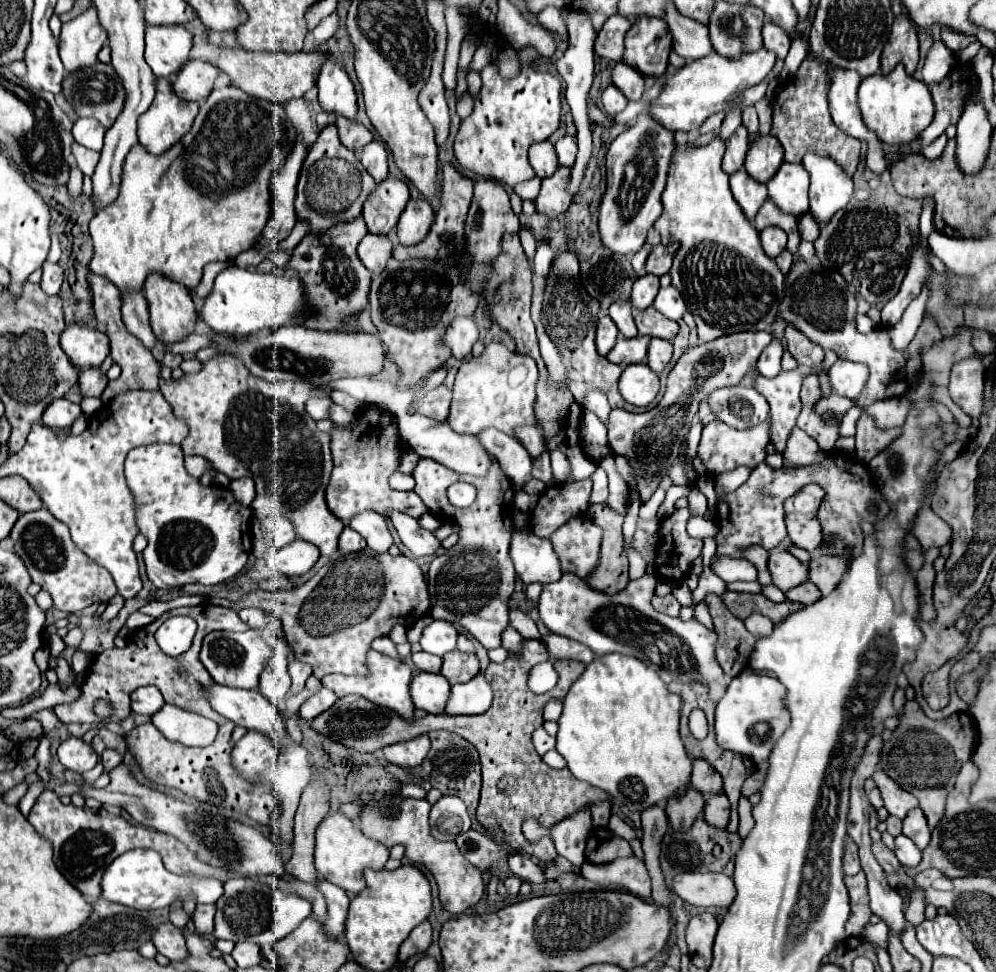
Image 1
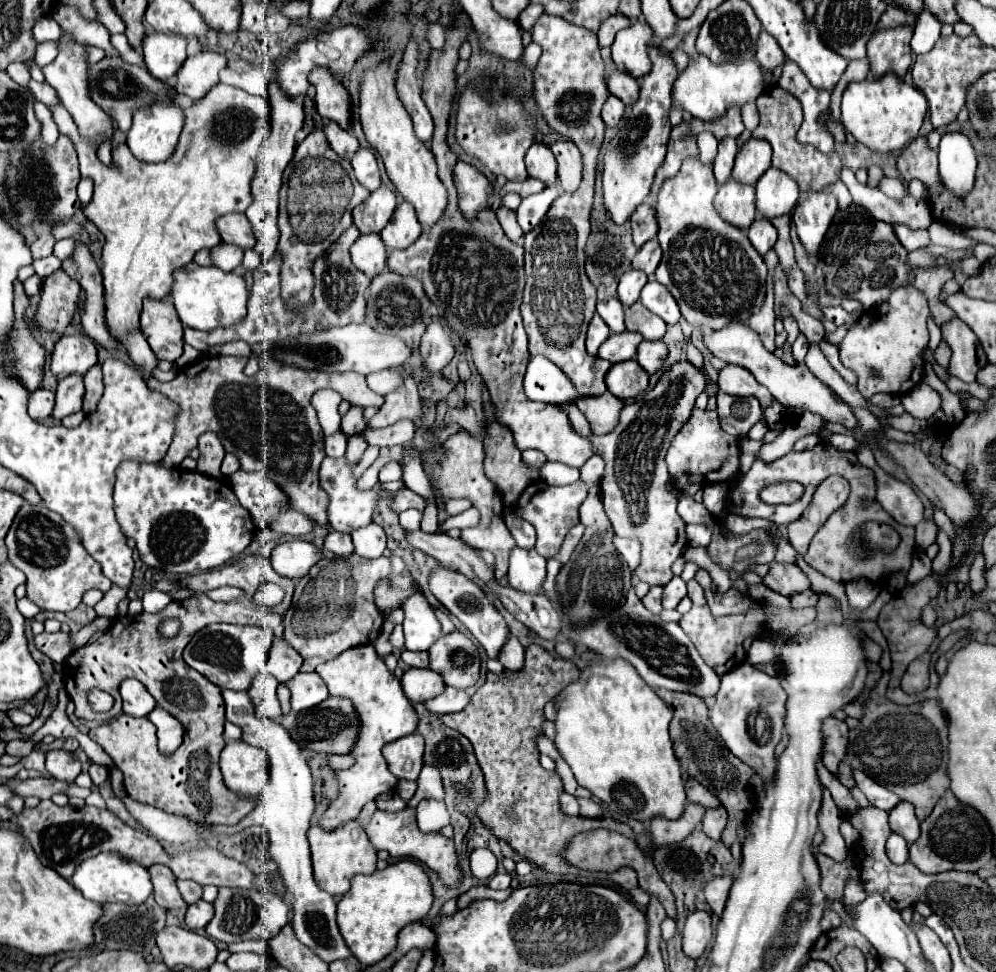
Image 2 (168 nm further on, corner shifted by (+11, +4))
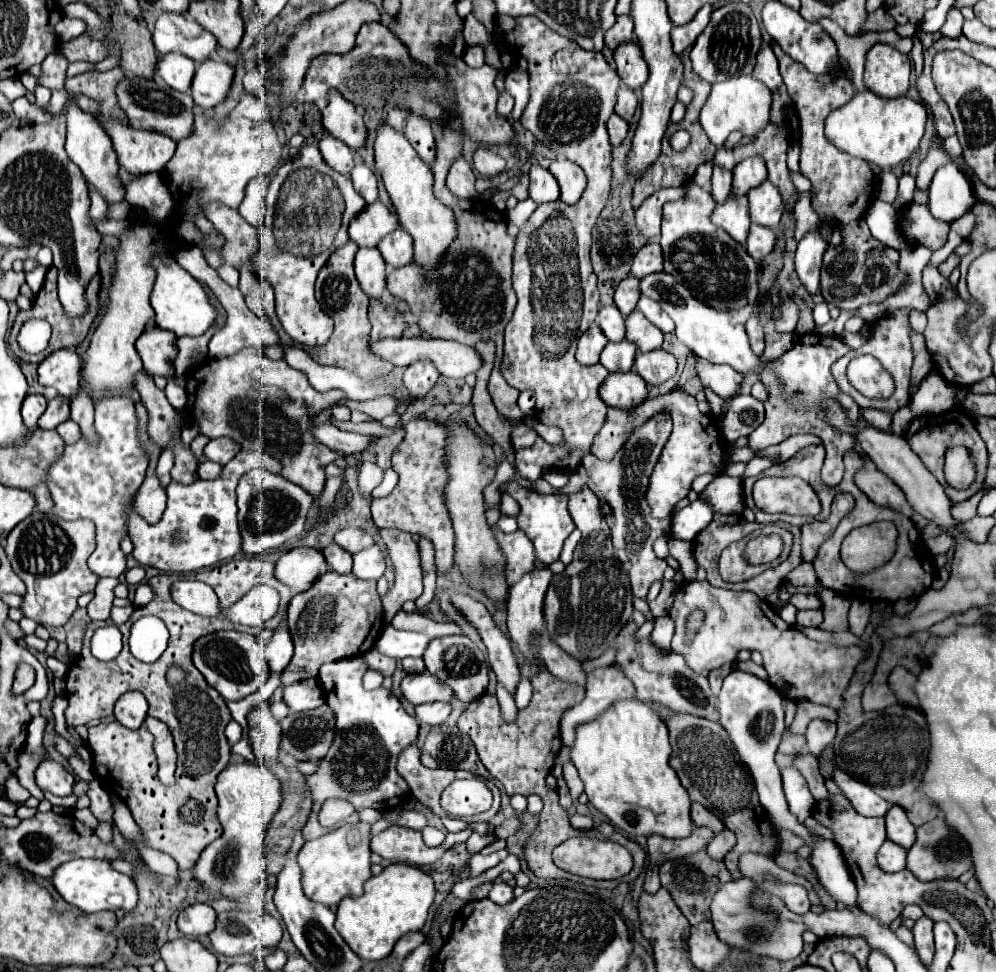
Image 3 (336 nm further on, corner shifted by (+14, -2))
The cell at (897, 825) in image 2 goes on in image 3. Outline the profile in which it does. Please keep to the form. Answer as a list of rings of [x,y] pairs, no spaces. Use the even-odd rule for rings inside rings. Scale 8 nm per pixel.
[[[890,807],[888,813],[886,813],[886,833],[888,833],[888,839],[904,849],[910,849],[912,843],[914,843],[914,825],[908,821],[906,813],[902,807]]]

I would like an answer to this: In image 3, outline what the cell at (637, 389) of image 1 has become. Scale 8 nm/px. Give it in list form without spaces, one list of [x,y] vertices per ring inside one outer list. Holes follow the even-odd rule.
[[[634,371],[612,373],[600,385],[600,399],[608,407],[626,411],[626,409],[632,409],[632,407],[640,405],[642,401],[646,401],[646,397],[648,397],[646,381],[640,375],[636,375]]]

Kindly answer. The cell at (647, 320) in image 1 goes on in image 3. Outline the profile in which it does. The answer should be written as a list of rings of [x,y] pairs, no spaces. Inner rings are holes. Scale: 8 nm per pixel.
[[[634,311],[626,317],[626,339],[636,343],[638,351],[654,351],[662,347],[664,335],[640,311]]]

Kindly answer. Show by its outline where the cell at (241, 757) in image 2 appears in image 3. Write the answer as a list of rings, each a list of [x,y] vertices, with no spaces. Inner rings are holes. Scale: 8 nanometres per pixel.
[[[232,763],[228,765],[216,783],[218,795],[218,821],[224,829],[220,839],[212,841],[194,865],[194,879],[204,891],[220,893],[220,897],[240,899],[252,893],[252,889],[266,877],[264,839],[272,817],[282,803],[280,781],[268,769],[256,763]]]

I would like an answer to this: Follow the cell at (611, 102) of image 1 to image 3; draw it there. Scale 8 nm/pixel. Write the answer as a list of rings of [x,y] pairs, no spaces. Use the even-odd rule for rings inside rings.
[[[614,113],[614,115],[608,119],[608,133],[610,133],[610,143],[612,143],[612,147],[618,147],[618,145],[626,139],[626,135],[628,135],[628,123]]]

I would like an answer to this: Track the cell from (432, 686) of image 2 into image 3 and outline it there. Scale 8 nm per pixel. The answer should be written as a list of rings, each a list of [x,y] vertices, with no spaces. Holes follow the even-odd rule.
[[[428,671],[418,673],[418,675],[406,675],[402,679],[400,687],[402,687],[402,695],[412,705],[434,703],[434,701],[454,701],[456,699],[452,695],[452,689],[444,681],[430,675]]]

